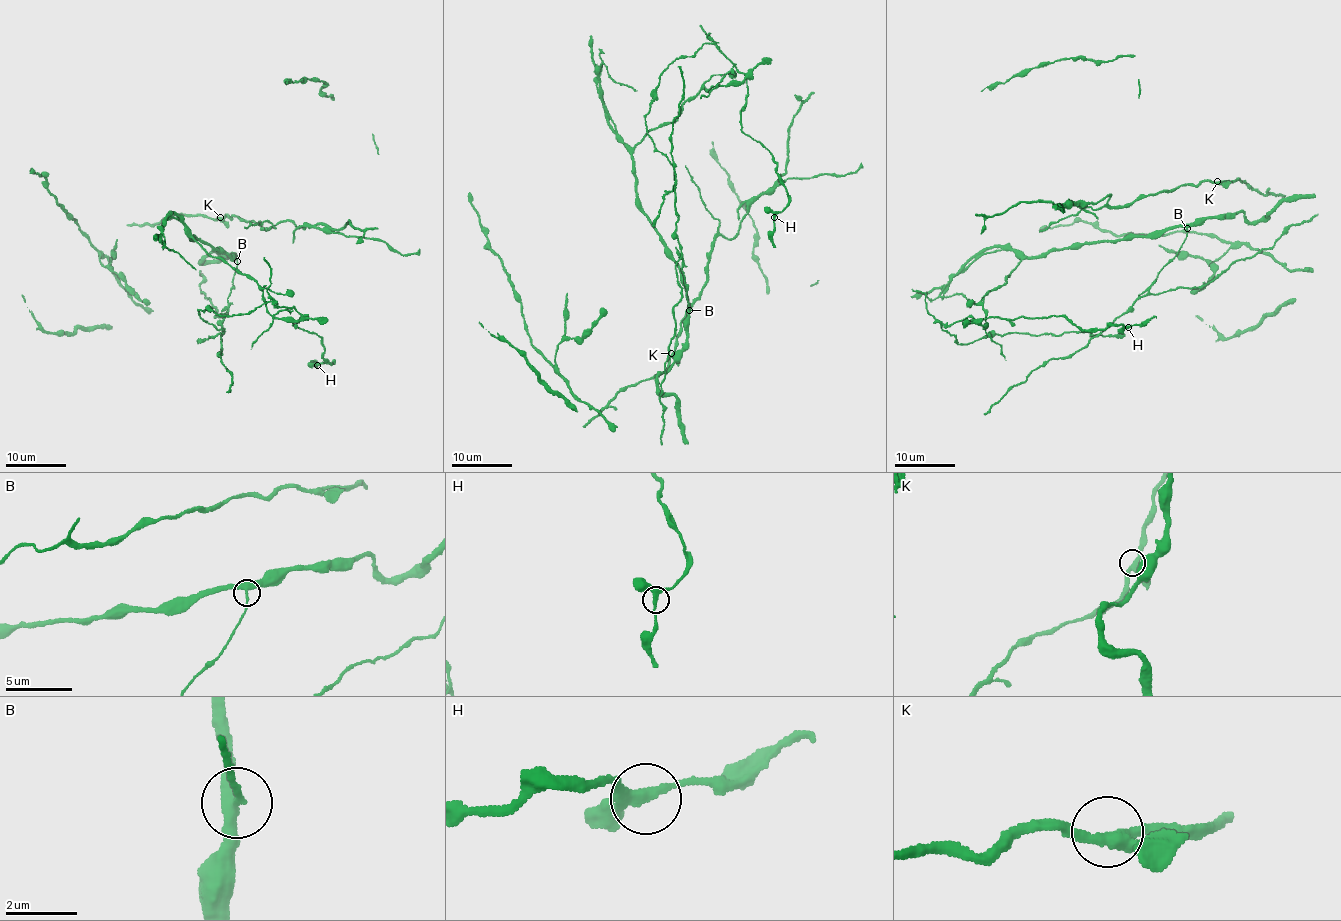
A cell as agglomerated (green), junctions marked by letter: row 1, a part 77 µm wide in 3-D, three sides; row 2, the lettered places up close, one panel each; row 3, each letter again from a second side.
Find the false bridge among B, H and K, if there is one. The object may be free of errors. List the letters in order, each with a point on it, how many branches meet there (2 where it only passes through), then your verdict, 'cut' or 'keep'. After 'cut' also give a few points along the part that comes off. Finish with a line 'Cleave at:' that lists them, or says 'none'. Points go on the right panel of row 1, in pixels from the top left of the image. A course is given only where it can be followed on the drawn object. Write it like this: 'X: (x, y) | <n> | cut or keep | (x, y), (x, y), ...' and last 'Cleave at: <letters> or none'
B: (1187, 228) | 3 | cut | (1187, 228), (1187, 237), (1177, 254), (1146, 293), (1085, 346), (1065, 357), (1050, 358), (1038, 365), (984, 415)
H: (1128, 327) | 3 | keep
K: (1217, 181) | 3 | keep
Cleave at: B

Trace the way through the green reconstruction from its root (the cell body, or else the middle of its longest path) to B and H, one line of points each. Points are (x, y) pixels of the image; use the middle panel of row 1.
B: (670, 249), (670, 256), (679, 268), (689, 310)
H: (670, 249), (640, 203), (632, 150), (702, 88), (746, 78), (741, 130), (772, 155), (788, 197), (774, 217)

